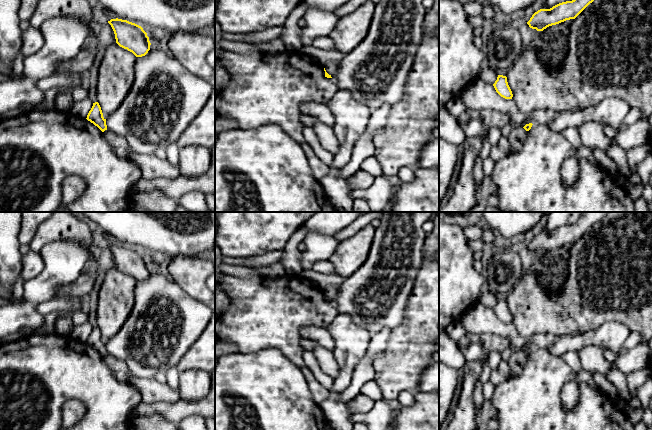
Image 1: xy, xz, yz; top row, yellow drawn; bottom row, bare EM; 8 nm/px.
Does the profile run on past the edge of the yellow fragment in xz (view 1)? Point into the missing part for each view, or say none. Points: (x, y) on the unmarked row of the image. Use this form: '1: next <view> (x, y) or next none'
1: next none

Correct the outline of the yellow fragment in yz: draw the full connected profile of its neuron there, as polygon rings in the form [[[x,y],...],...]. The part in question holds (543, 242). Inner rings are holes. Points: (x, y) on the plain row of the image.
[[[582,212],[572,225],[566,225],[550,233],[540,233],[527,246],[530,252],[543,255],[549,250],[575,243],[590,227],[601,221],[607,212]]]

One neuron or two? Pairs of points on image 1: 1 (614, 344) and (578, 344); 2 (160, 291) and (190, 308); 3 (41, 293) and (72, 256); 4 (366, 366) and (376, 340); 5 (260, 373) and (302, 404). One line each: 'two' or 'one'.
1: one
2: one
3: one
4: one
5: one

